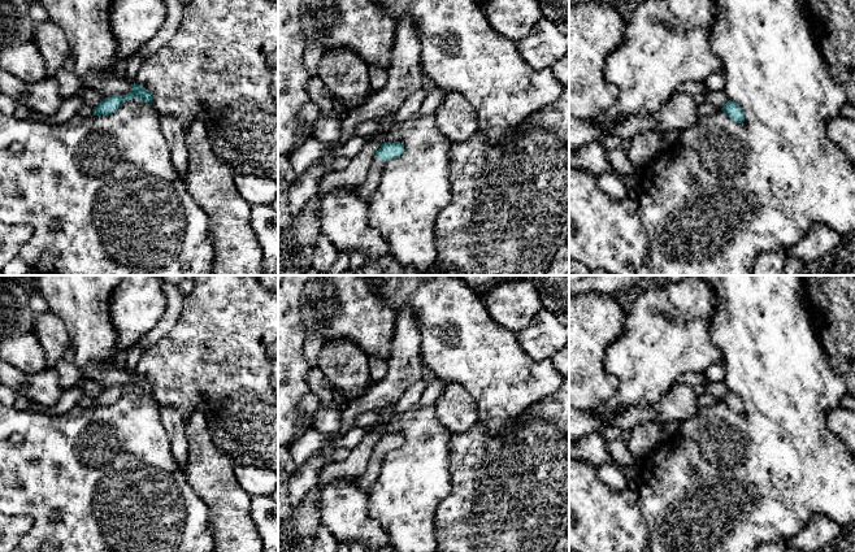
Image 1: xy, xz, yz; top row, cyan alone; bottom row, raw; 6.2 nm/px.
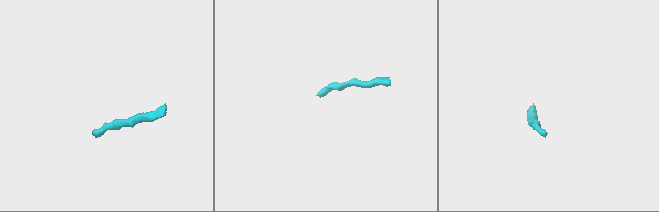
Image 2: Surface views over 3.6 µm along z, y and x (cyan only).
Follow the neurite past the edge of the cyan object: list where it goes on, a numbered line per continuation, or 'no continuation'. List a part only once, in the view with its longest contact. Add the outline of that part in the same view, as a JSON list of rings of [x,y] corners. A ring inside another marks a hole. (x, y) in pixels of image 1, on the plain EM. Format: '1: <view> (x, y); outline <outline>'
1: xz (365, 482); outline [[[377,448],[372,451],[365,474],[356,479],[356,484],[363,492],[369,494],[373,483],[377,481],[385,455],[383,451]]]

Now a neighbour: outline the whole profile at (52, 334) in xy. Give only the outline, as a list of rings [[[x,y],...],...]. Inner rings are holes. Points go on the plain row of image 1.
[[[52,312],[44,313],[34,321],[32,332],[44,351],[47,368],[55,368],[65,351],[71,348],[66,326]]]

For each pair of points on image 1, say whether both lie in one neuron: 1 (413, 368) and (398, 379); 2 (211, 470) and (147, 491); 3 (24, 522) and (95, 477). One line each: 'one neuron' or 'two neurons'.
1: one neuron
2: two neurons
3: two neurons

